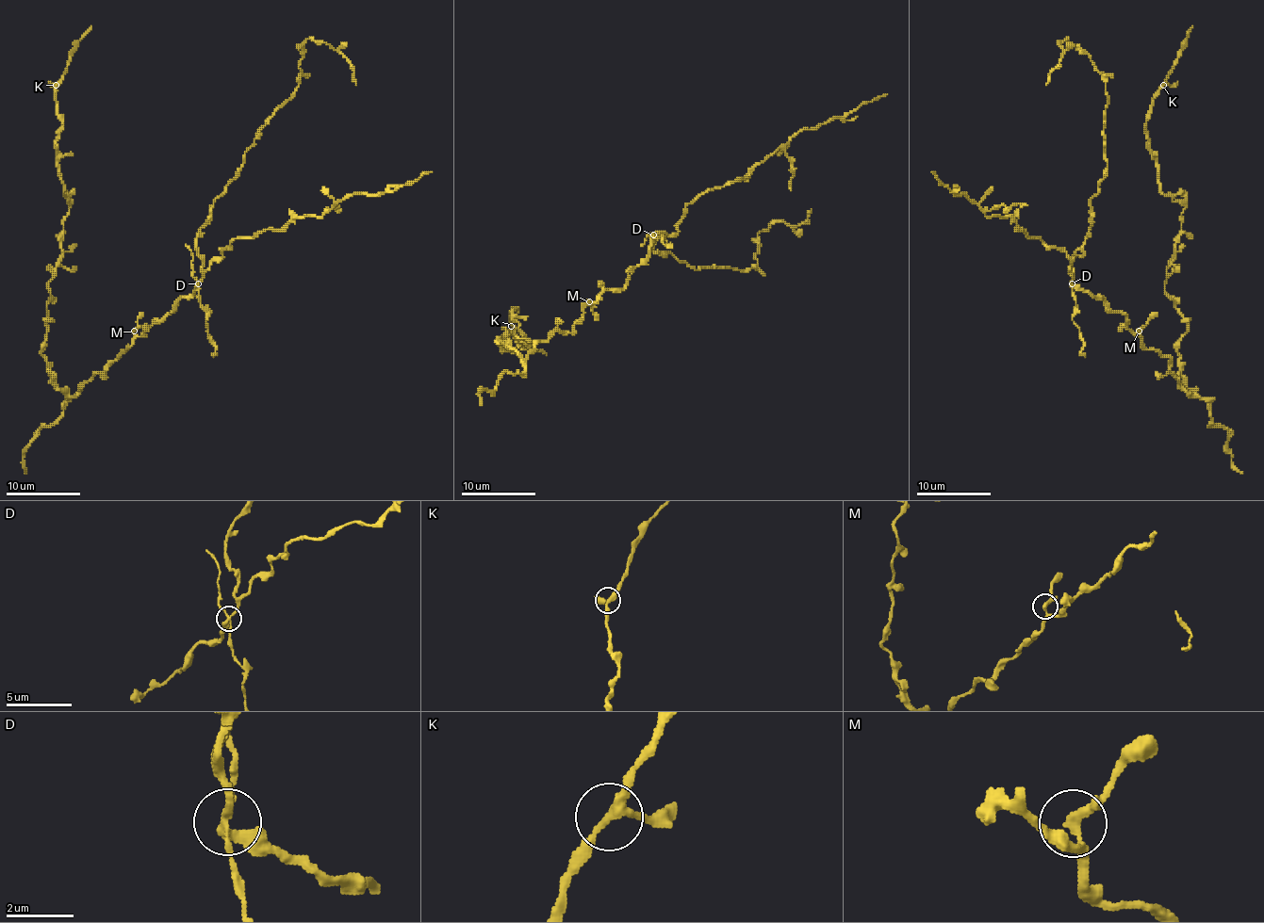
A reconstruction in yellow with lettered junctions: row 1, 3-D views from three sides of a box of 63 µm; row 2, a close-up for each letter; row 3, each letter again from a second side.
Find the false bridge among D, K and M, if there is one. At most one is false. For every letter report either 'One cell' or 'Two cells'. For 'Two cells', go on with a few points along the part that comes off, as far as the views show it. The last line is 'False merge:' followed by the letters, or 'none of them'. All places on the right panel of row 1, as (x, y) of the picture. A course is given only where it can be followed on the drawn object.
D: Two cells. Course of the part to remove: (1072, 283), (1075, 307), (1072, 320), (1079, 329), (1083, 346), (1081, 353), (1085, 355)
K: One cell
M: One cell
False merge: D

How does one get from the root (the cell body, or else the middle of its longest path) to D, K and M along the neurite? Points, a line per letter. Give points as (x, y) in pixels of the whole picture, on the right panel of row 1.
D: (1156, 351), (1148, 349), (1127, 327), (1127, 318), (1124, 315), (1114, 313), (1102, 298), (1079, 290), (1072, 283)
K: (1156, 351), (1196, 396), (1177, 353), (1187, 320), (1164, 290), (1185, 207), (1161, 190), (1146, 129), (1163, 85)
M: (1156, 351), (1142, 344), (1139, 331)

